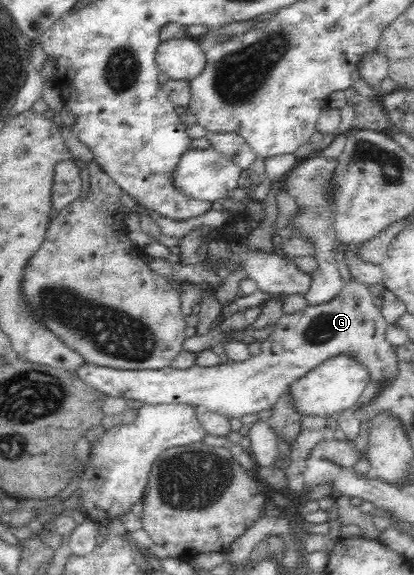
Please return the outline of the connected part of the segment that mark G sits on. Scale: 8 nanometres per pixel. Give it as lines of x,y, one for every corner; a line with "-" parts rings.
348,280
335,298
323,304
307,305
303,310
283,314
273,326
271,336
261,341
260,352
241,362
217,366
192,365
187,369
167,366
159,370
119,370
85,363
74,375
87,386
113,398
139,400
145,404
190,404
226,417
240,418
271,409
287,388
332,356
355,357
367,369
369,380
378,380
381,390
398,373
396,347
386,341
388,326
375,306
369,287

